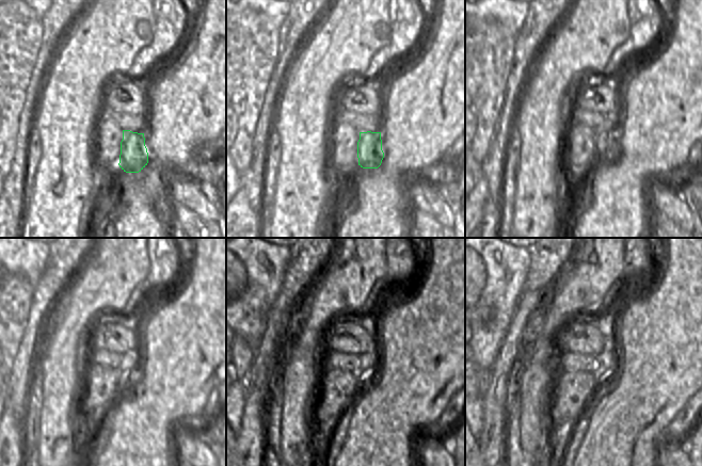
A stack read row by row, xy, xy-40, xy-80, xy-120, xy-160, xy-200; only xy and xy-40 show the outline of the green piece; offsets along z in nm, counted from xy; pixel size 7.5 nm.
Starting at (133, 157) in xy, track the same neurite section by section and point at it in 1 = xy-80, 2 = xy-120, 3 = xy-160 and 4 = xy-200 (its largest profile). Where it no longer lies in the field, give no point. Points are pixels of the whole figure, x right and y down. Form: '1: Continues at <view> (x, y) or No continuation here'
1: Continues at xy-80 (605, 141)
2: Continues at xy-120 (130, 358)
3: Continues at xy-160 (368, 360)
4: Continues at xy-200 (604, 364).

